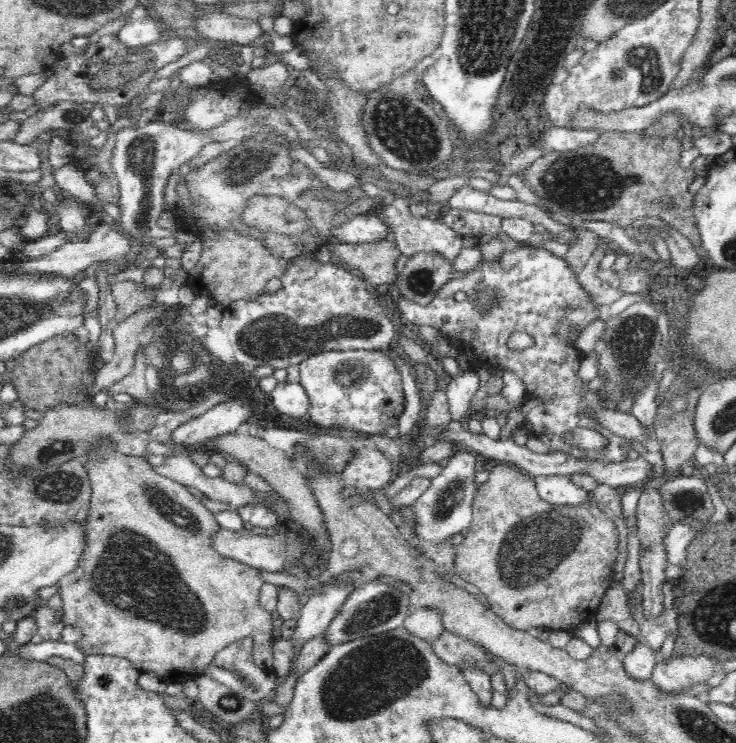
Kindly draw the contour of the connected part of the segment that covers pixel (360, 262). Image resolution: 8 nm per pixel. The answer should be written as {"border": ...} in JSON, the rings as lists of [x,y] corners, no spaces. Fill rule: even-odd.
{"border":[[[393,233],[380,244],[352,245],[340,243],[334,259],[347,268],[356,269],[363,274],[363,279],[374,286],[374,290],[383,292],[385,286],[397,279],[396,263],[402,256],[397,248]]]}

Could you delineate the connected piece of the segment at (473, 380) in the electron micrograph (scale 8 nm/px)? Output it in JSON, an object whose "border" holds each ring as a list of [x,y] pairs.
{"border":[[[476,370],[463,371],[460,376],[452,378],[447,385],[447,397],[452,420],[459,421],[469,415],[468,406],[472,396],[480,386],[480,376]]]}

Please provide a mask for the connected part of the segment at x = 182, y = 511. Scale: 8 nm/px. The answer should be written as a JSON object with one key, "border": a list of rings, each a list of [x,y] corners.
{"border":[[[114,442],[104,443],[98,450],[90,452],[90,454],[103,454],[105,456],[104,462],[96,462],[96,464],[95,462],[88,462],[88,464],[85,464],[89,481],[91,482],[92,494],[85,522],[86,540],[84,540],[84,552],[82,552],[82,556],[78,560],[78,566],[58,582],[63,600],[63,622],[78,627],[80,635],[82,635],[82,638],[75,643],[76,647],[85,655],[109,654],[114,657],[126,658],[141,673],[155,673],[167,682],[179,683],[194,680],[200,675],[204,675],[206,670],[210,668],[210,664],[215,661],[215,656],[225,645],[238,641],[252,640],[252,657],[256,662],[272,658],[272,641],[274,640],[272,635],[273,614],[263,610],[258,602],[260,587],[264,584],[258,569],[236,559],[224,558],[218,551],[214,550],[214,547],[210,545],[210,534],[216,532],[220,525],[216,523],[212,512],[206,509],[199,499],[192,495],[184,485],[157,474],[151,464],[140,459],[140,457],[114,453],[112,451],[114,444]]]}

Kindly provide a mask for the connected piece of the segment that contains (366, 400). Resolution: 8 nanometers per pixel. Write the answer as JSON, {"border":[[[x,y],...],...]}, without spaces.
{"border":[[[330,350],[312,355],[299,362],[299,383],[308,395],[310,408],[307,410],[306,422],[331,429],[340,425],[340,429],[352,429],[372,434],[382,434],[390,424],[396,424],[404,412],[404,390],[402,377],[388,355],[381,350]]]}

